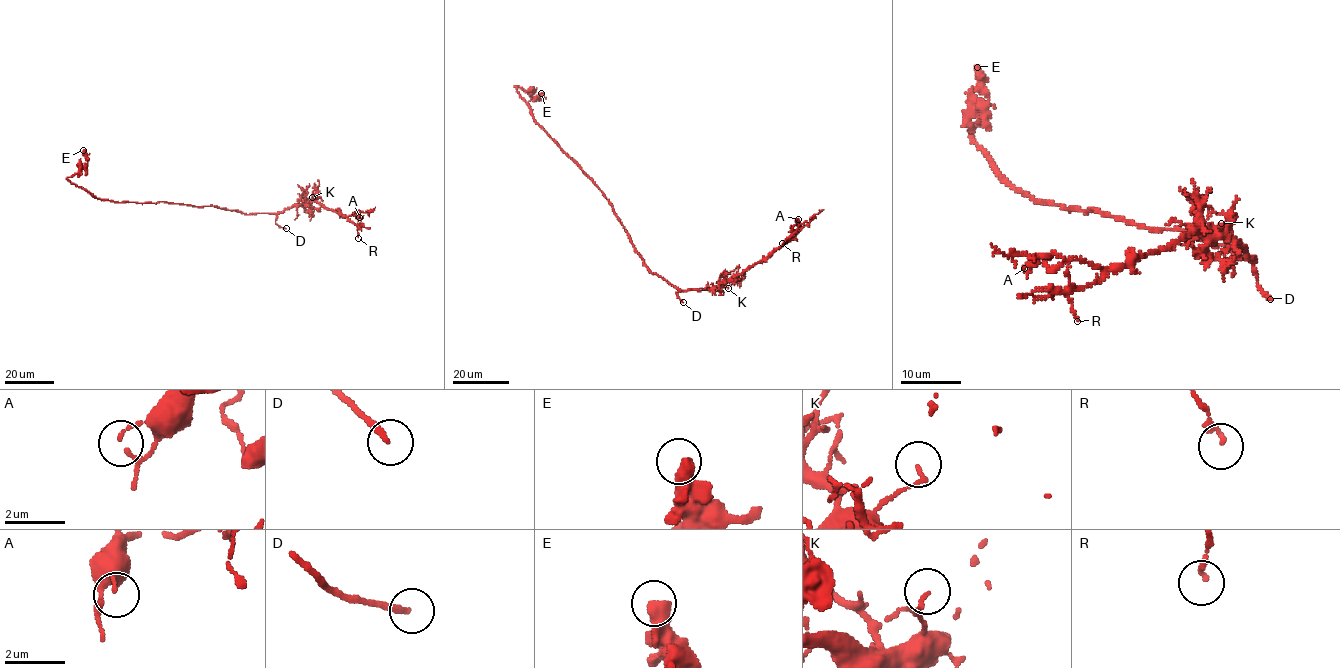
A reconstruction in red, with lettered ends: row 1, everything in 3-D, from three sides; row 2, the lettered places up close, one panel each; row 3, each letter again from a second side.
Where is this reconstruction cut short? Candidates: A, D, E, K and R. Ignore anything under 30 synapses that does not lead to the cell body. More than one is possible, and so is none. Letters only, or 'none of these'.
D

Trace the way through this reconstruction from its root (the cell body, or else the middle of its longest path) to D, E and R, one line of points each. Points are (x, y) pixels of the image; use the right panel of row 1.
D: (1191, 236), (1205, 238), (1209, 243), (1224, 244), (1236, 258), (1251, 259), (1258, 284), (1270, 299)
E: (1191, 236), (1180, 229), (1143, 228), (1095, 209), (1037, 202), (1007, 186), (969, 131), (988, 102), (977, 67)
R: (1191, 236), (1253, 260), (1234, 241), (1188, 235), (1077, 288), (1068, 297), (1077, 321)

